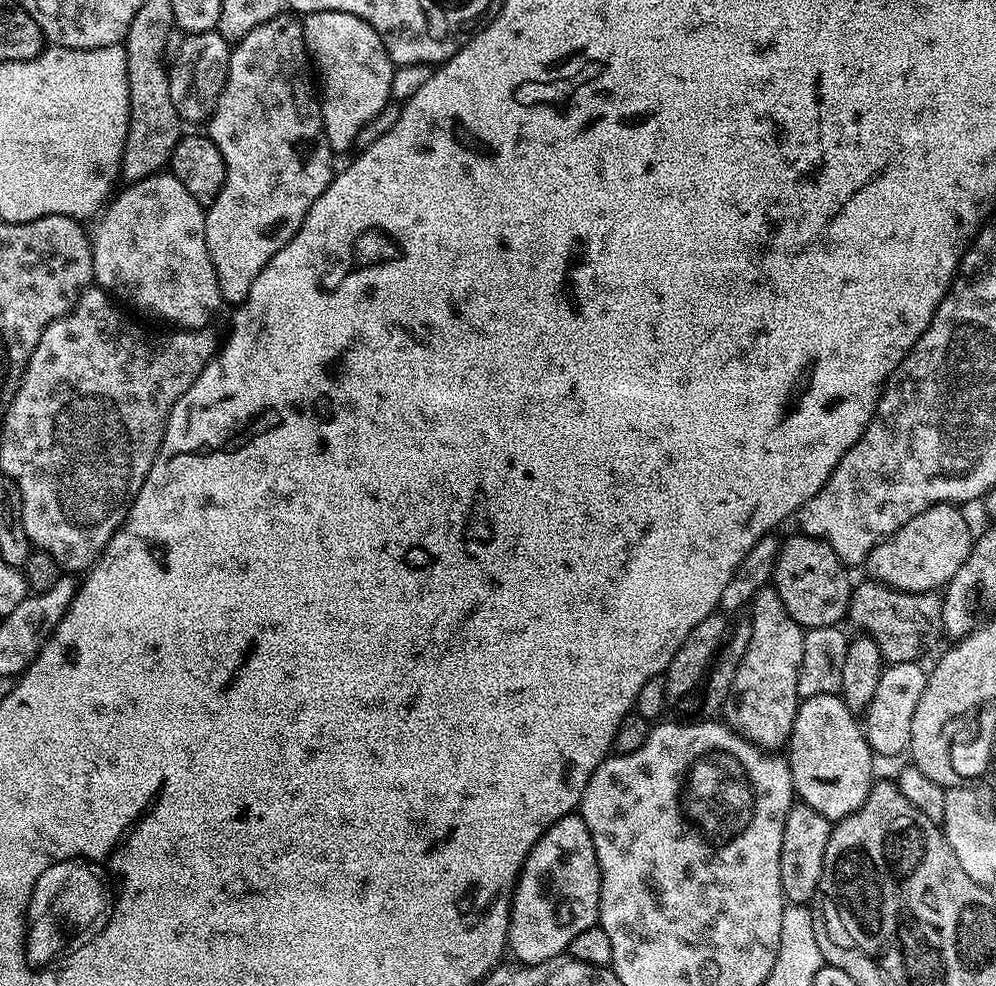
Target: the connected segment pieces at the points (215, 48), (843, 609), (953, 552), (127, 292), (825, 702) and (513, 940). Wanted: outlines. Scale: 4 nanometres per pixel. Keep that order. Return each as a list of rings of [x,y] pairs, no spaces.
[[[193,32],[183,37],[180,53],[176,61],[171,61],[168,77],[170,78],[170,98],[178,110],[181,121],[203,125],[216,108],[218,98],[228,81],[228,57],[230,42],[225,36],[215,32]]]
[[[803,534],[795,535],[789,540],[785,539],[780,545],[778,562],[772,575],[775,590],[782,598],[790,618],[794,618],[794,622],[798,622],[801,628],[807,630],[818,626],[839,625],[848,615],[848,603],[854,587],[853,581],[848,581],[849,569],[840,561],[838,554],[834,554],[826,540],[816,540],[813,536]]]
[[[936,504],[922,514],[910,518],[894,534],[884,537],[868,552],[867,575],[903,592],[936,592],[943,589],[962,570],[962,562],[970,554],[974,531],[961,509],[954,504]]]
[[[171,174],[148,176],[145,180],[129,183],[127,187],[125,192],[115,193],[106,211],[99,217],[101,220],[96,228],[96,236],[94,232],[91,237],[95,283],[117,301],[125,305],[133,304],[165,320],[168,323],[165,325],[180,330],[209,327],[216,311],[222,308],[222,301],[218,274],[206,246],[205,209],[190,194],[190,190],[186,190],[186,186],[182,186],[182,182],[178,182],[178,178]]]
[[[818,694],[805,696],[799,701],[794,726],[788,736],[786,759],[792,775],[792,790],[799,803],[818,810],[818,814],[833,822],[846,818],[851,812],[858,810],[858,806],[866,802],[874,783],[874,775],[872,776],[874,753],[864,736],[857,713],[851,712],[839,695]]]
[[[579,814],[564,816],[561,820],[556,820],[548,826],[542,838],[535,846],[532,847],[532,853],[528,855],[528,861],[524,863],[524,869],[520,872],[520,881],[516,884],[516,893],[512,896],[512,923],[508,928],[508,945],[511,955],[521,964],[537,964],[538,962],[546,962],[547,960],[555,960],[558,956],[567,953],[570,942],[574,942],[574,938],[578,938],[578,934],[582,934],[582,930],[597,927],[600,919],[600,862],[596,857],[596,846],[592,832],[588,828],[584,817]]]

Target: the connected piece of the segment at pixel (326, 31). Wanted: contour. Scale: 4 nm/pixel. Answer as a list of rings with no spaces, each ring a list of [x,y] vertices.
[[[322,10],[307,13],[303,22],[308,55],[322,85],[320,109],[324,115],[324,133],[328,145],[336,154],[353,151],[364,127],[392,100],[392,83],[397,65],[380,32],[374,30],[370,22],[354,14]]]

